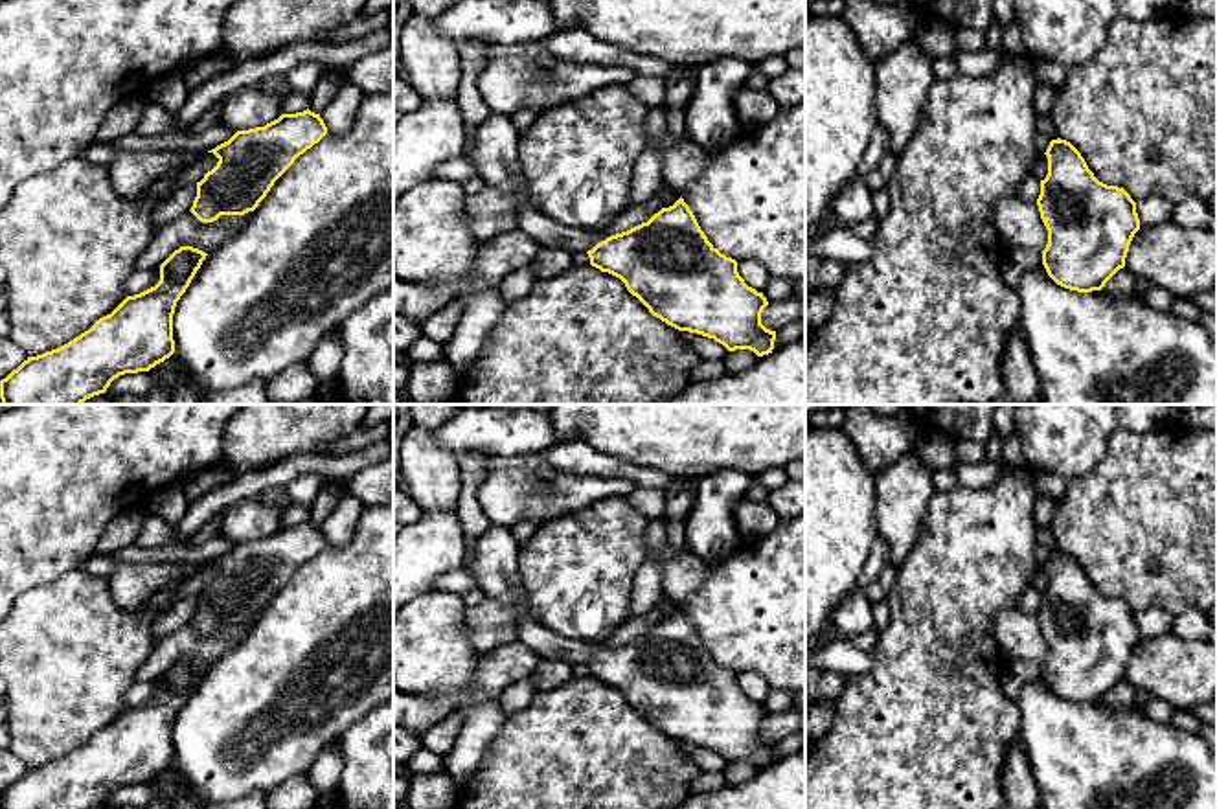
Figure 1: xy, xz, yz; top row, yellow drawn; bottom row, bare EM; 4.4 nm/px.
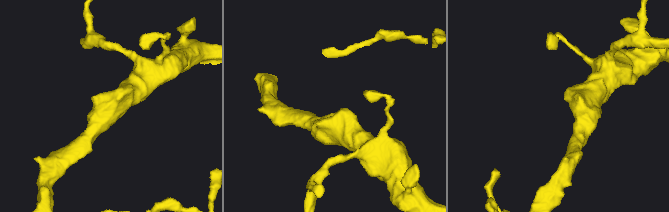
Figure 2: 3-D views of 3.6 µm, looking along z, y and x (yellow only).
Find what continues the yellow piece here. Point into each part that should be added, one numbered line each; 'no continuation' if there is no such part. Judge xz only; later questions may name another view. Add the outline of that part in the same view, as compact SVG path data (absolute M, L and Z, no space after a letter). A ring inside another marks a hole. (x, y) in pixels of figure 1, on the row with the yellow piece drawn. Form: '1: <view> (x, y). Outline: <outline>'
1: xz (495, 151). Outline: M491 114L474 129L474 143L463 156L476 167L478 177L517 200L518 228L542 248L588 252L605 241L603 230L568 228L540 210L533 208L526 191L526 180L518 165L520 131L509 116Z

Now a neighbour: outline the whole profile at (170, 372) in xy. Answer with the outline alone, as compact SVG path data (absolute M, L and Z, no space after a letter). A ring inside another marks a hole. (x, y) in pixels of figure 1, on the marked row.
M171 355L164 362L156 364L149 371L125 373L110 382L107 395L116 397L119 393L132 393L140 399L151 393L156 386L167 386L171 390L173 404L200 404L200 392L193 377L182 368L182 364Z

